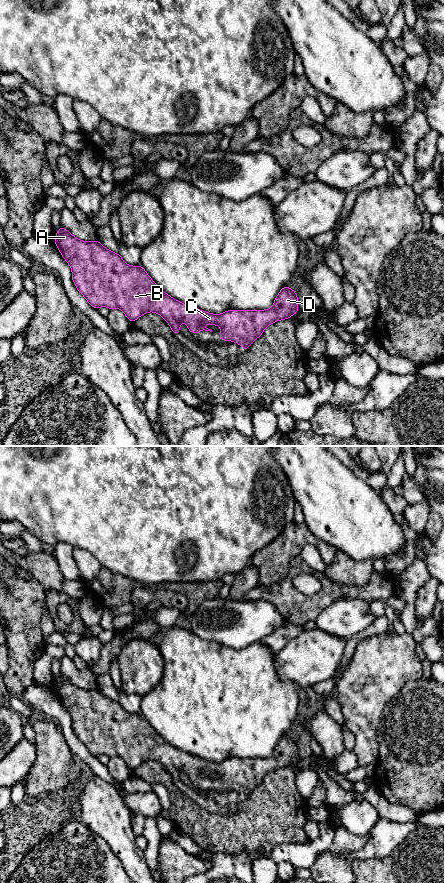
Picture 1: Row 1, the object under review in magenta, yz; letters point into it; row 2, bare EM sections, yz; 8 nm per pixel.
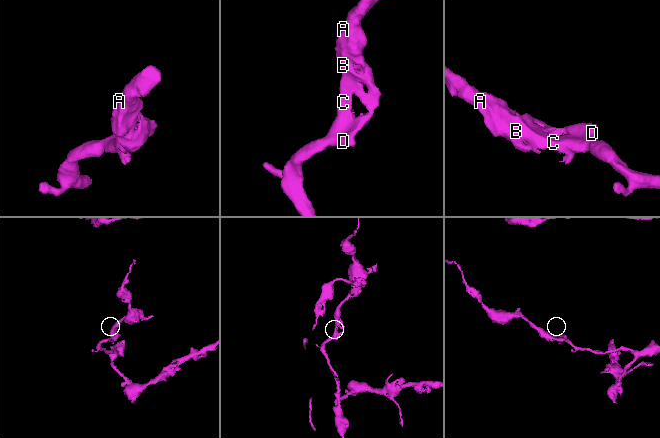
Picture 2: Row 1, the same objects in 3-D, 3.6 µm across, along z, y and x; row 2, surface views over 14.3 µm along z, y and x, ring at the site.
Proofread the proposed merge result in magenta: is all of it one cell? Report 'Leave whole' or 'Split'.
Leave whole

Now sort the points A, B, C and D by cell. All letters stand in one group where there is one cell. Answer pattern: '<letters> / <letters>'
A B C D

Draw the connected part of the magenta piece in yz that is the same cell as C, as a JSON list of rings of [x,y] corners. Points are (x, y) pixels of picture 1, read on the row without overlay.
[[[60,674],[55,681],[54,691],[62,705],[72,717],[72,728],[78,739],[95,757],[106,754],[108,757],[121,757],[130,770],[136,769],[147,760],[155,760],[162,764],[172,777],[174,783],[180,780],[180,771],[183,769],[192,782],[201,778],[210,779],[203,771],[221,775],[219,780],[222,789],[233,789],[243,794],[244,800],[248,794],[260,785],[264,777],[280,768],[289,767],[298,758],[297,741],[289,734],[283,735],[275,746],[274,752],[266,758],[228,758],[219,763],[207,761],[190,753],[185,753],[166,742],[139,714],[126,712],[121,704],[106,697],[98,688],[85,690],[74,685],[69,679]]]

